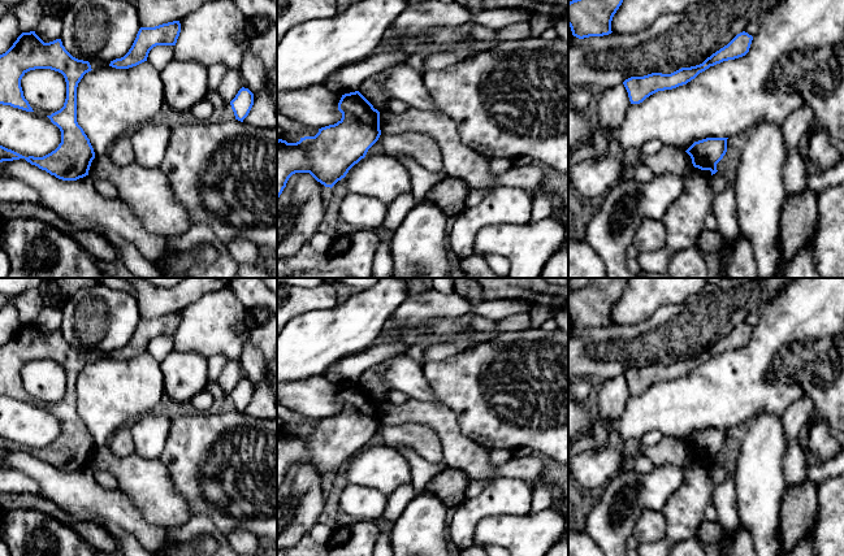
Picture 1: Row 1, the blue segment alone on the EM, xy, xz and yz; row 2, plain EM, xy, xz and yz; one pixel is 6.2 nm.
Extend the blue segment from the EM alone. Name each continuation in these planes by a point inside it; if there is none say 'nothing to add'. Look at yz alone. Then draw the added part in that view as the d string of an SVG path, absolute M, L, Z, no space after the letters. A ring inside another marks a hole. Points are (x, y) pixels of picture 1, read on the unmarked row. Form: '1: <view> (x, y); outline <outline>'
nothing to add

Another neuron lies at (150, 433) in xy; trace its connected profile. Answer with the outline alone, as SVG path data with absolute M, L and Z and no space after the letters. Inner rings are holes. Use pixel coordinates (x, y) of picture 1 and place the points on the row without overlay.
M148 413L130 425L135 453L147 459L160 459L170 430L172 418Z

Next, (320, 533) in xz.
M319 521L312 526L310 535L319 544L328 544L328 542L333 538L334 530L336 529Z

